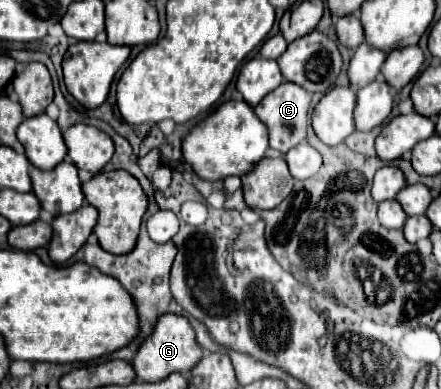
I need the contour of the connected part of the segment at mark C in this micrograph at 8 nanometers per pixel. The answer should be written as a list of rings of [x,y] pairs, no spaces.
[[[283,82],[275,92],[269,92],[257,106],[255,114],[257,118],[267,126],[269,132],[269,146],[273,150],[279,150],[285,154],[293,146],[305,140],[307,136],[307,122],[309,122],[309,106],[311,106],[311,94],[293,82]]]

